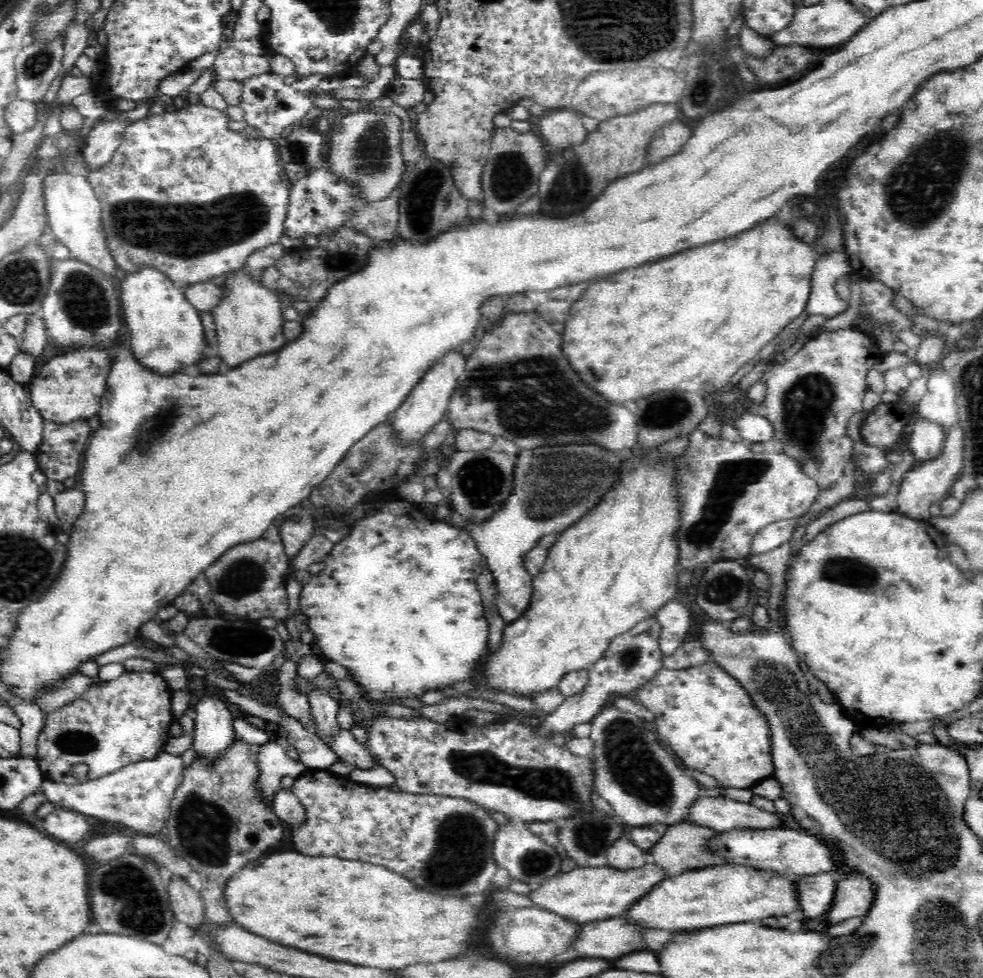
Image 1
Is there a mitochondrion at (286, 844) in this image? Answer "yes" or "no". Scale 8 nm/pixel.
no

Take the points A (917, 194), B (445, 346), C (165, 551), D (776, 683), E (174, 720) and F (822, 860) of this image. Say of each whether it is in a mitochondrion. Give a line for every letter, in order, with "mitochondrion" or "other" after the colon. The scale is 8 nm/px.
A: mitochondrion
B: other
C: other
D: mitochondrion
E: other
F: other

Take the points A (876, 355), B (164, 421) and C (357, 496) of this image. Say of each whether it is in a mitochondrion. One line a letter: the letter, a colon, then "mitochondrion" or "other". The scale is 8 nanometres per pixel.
A: other
B: mitochondrion
C: other

